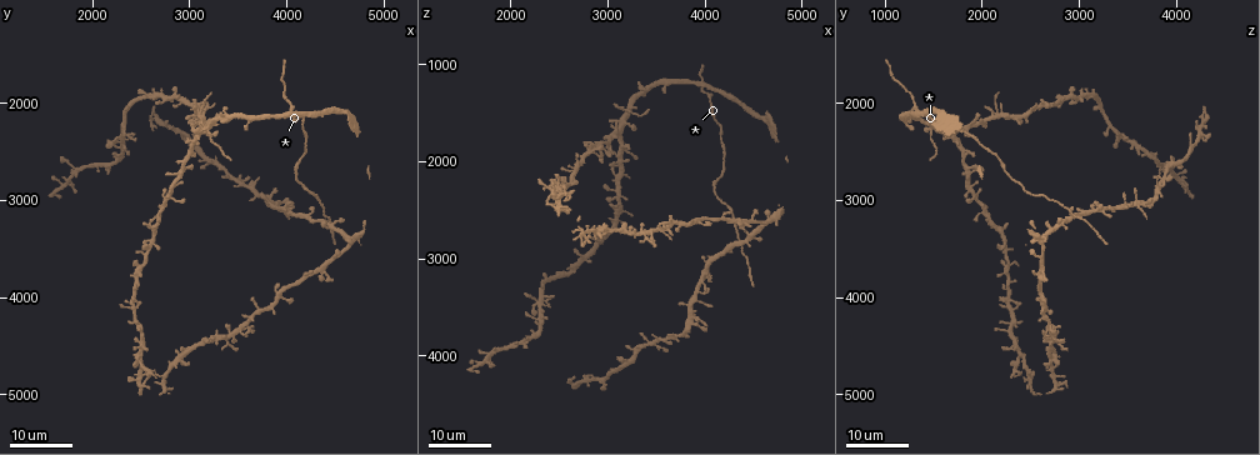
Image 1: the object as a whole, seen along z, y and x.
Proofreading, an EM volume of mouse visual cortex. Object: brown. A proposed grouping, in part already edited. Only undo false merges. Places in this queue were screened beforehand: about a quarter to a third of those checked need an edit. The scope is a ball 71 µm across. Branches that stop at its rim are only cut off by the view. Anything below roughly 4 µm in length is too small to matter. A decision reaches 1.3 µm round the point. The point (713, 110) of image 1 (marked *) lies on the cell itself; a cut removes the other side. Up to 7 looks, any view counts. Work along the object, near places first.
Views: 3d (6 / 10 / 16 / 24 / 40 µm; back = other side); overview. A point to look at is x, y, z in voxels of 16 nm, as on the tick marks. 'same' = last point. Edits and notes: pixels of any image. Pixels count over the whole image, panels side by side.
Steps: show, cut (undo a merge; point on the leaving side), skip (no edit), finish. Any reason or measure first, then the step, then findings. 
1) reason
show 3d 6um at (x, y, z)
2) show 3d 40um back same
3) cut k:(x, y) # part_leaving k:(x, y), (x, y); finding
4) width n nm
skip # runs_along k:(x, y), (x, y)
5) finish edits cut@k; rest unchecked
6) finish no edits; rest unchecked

three arms meet
show 3d 24um at (4040, 2060, 1300)

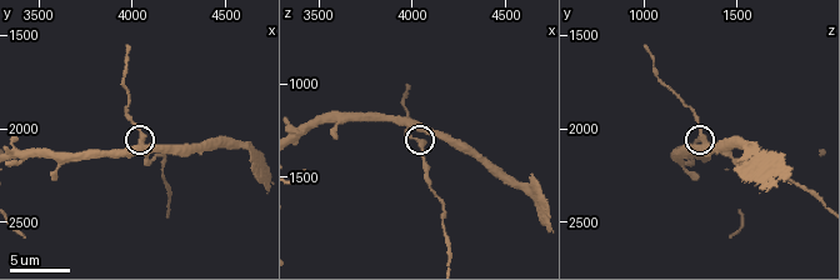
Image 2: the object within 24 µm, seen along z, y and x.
show 3d 6um at (4060, 2060, 1320)

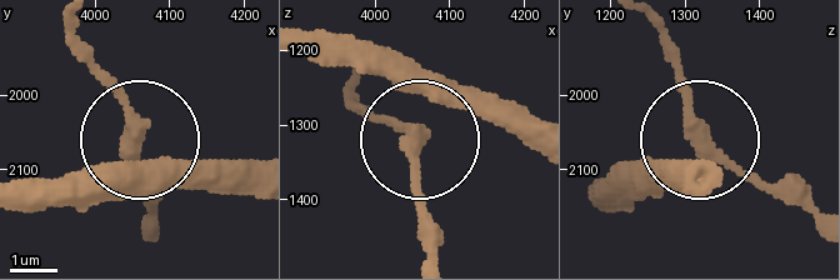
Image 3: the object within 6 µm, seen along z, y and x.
width 240 nm
skip # runs_along 3:(433, 249), (421, 145), (354, 114); all the same cell

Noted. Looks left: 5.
three-way junction
show 3d 24um at (4380, 3120, 2940)

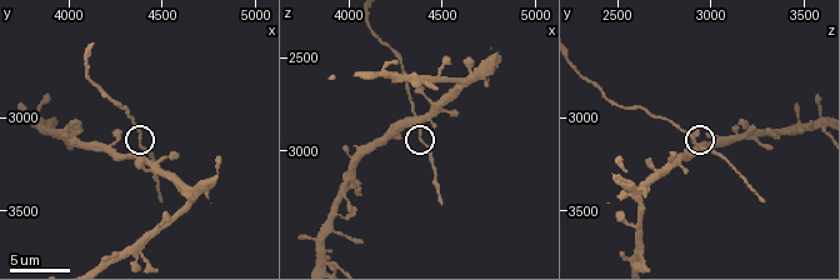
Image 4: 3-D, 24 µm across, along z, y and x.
show 3d 6um at (4380, 3140, 2900)

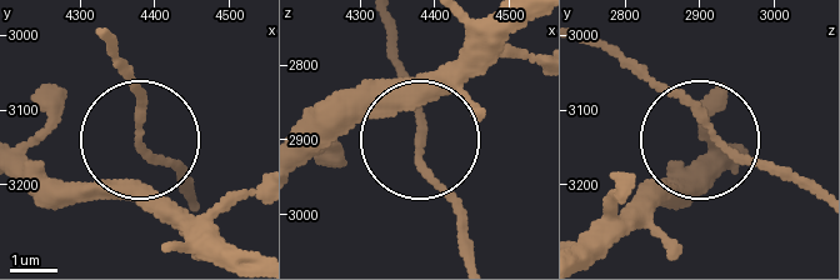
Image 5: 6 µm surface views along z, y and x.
side_arm 9 um
skip # runs_along 5:(385, 29), (421, 113), (425, 160), (465, 240); one cell here

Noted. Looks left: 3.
small branch off a trunk
show 3d 16um at (2480, 4680, 2420)

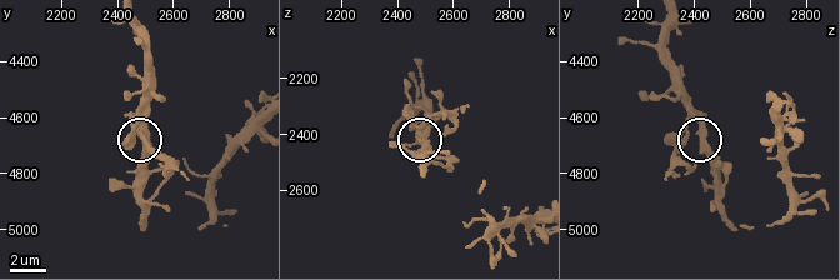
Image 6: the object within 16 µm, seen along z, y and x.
zoom in
show 3d 6um at (2480, 4660, 2420)

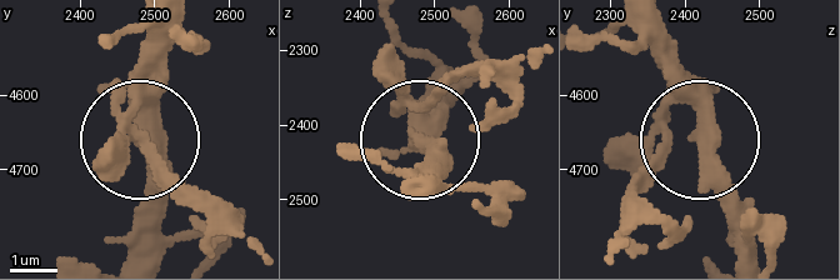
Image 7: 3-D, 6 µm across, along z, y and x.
cut 7:(165, 174) # a second cell is stuck on

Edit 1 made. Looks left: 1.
finish edits cut@7; rest unchecked

